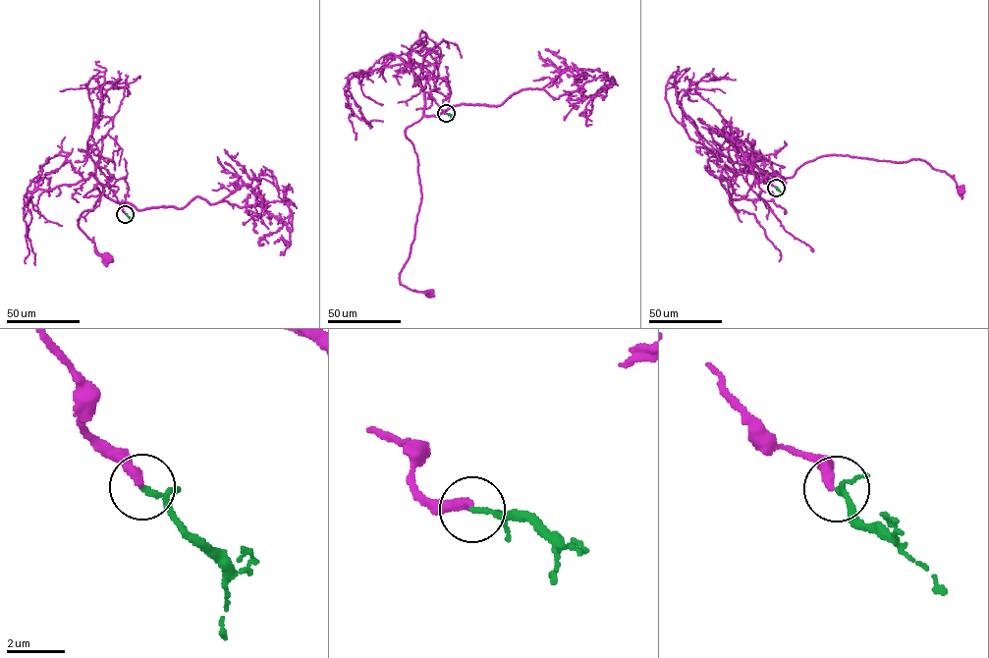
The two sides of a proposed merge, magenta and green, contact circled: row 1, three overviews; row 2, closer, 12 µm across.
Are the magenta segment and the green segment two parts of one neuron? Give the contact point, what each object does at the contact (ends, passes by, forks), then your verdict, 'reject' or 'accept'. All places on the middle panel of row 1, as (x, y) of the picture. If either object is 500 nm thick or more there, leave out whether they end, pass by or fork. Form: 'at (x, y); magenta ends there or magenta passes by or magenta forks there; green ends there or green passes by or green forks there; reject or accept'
at (446, 113); magenta ends there; green passes by; accept

